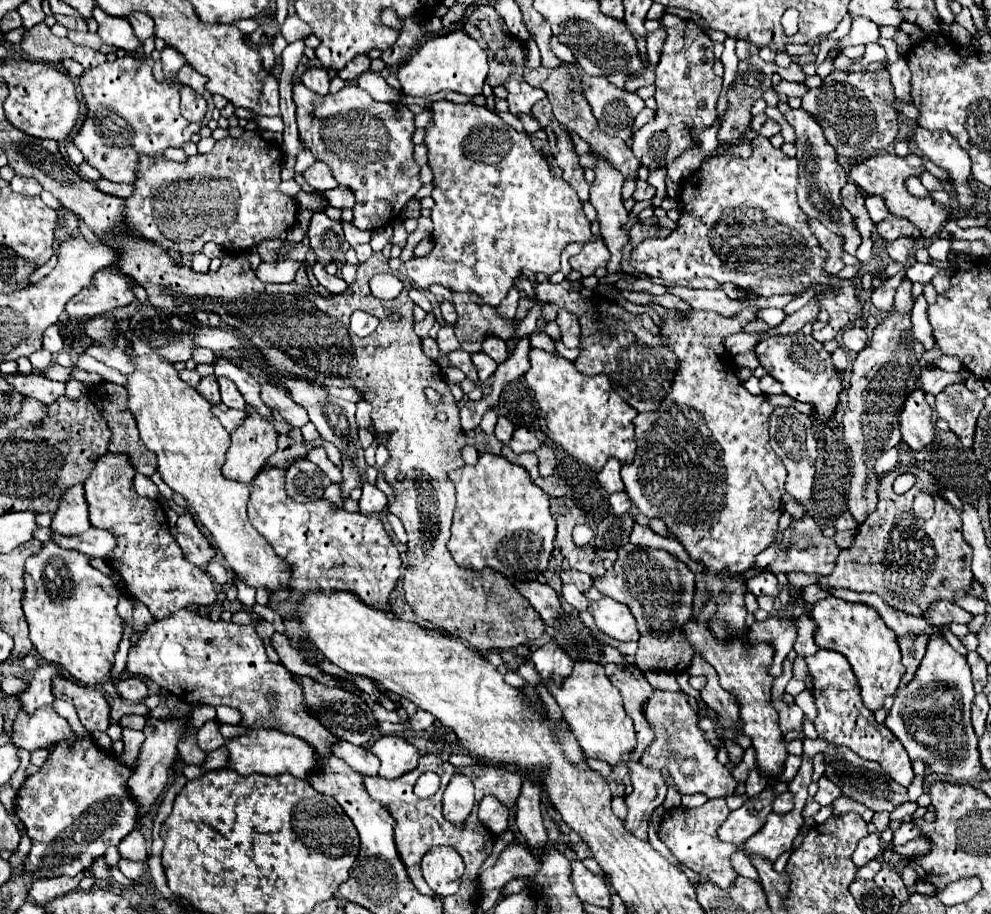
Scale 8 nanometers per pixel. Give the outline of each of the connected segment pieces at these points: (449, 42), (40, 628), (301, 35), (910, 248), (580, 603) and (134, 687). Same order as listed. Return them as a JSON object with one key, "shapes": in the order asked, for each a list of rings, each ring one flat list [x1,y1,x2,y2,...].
{"shapes":[[[459,29,447,35,437,35,435,39,429,39,427,43,419,45,405,61,397,65,395,75,401,81,405,95,429,97,437,91,451,89,451,91,473,97,481,93,481,87,487,79,487,71,489,71,487,53]],[[55,541,43,543,41,551,37,555,31,555,25,561,23,579,25,579,23,611,29,623,31,643,35,645,37,653,45,661,59,665,67,675,75,677,75,681,83,685,97,685,101,681,109,681,111,679,109,671,113,667,113,655,117,651,117,645,123,633,123,621,115,609,119,601,119,593,115,585,111,583,111,579,91,565,89,555,63,549]],[[287,15,285,23,281,25,281,33,287,41,297,41,297,39,305,39,311,31,309,31,309,25,305,21,301,21,297,15]],[[895,239,887,243,887,253,893,261,899,261,907,265,911,261,911,255,915,251,915,241,913,239]],[[563,585,563,599,575,607,575,611,587,611,587,597,575,585]],[[129,677,129,679,123,679,119,681,117,685,117,691,123,699,129,699,129,701,139,701,139,699,145,699,147,697,147,683,145,679,137,679,137,677]]]}

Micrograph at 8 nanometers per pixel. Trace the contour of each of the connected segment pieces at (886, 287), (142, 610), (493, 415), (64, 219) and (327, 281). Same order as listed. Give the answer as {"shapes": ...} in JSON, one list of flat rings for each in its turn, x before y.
{"shapes":[[[899,273,899,275,895,275,895,277,887,279,881,287,877,287,877,289,873,291,871,303,875,305,875,309,877,309,877,311,881,311,881,313,891,311,891,307,893,307,893,295,895,295,895,291,897,291,899,283,901,283,901,277,903,277,903,273]],[[139,603,139,607,133,607,135,613,133,613,133,619,135,619,135,625,133,625,133,633,135,631,143,631,145,623,149,623,153,617,149,613,149,609,145,607,145,603]],[[495,405,493,409,489,409,485,415,483,415,483,419,481,419,481,429,485,431,485,433,493,433,493,427,495,427,495,423,497,423,497,407,499,405]],[[61,207,57,213,61,215,61,219,57,219,57,227,55,227,55,231,53,231,53,233,55,233,55,245,57,245,57,247,61,247,61,243,63,243,69,235,79,235,79,237,83,237,81,231,79,231,79,219,77,219,77,215,75,215,73,211]],[[315,263,315,265,313,265,313,275,317,277,319,285,323,285,327,291,341,293,341,291,347,289,347,283,345,283,341,277,337,277,337,275,329,275,321,263]]]}

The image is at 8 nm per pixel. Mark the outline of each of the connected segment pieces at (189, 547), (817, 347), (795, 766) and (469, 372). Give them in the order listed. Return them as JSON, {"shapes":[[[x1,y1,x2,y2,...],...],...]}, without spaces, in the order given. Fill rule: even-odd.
{"shapes":[[[189,513,181,515,177,521,177,543,183,549,185,559,191,561,193,565,205,567,215,557,215,549,201,535,201,531,197,529,197,525]],[[793,333,787,337,765,335,761,343,755,347,755,355,759,357,761,365,769,371,769,375,783,385,783,391,789,397,813,407,811,415,813,421,825,425,835,417,835,409,839,405,839,393,843,389,843,373,835,369,831,353,825,351,825,347,819,341,803,333]],[[789,755,787,757,787,761,785,761,785,769,783,769,783,773,779,775,779,781,785,781,785,783,789,783,795,775,797,775,797,771,801,769,801,755]],[[457,349,457,351,451,351,447,357,449,357,449,361,451,361,453,367,459,367,469,379,477,381,477,371,475,371,475,367,473,367,473,363,471,363,471,355,469,355,469,353]]]}

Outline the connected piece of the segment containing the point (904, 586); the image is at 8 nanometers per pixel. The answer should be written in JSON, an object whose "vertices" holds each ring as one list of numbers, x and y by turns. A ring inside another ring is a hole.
{"vertices":[[899,467,891,473,885,473,881,477,879,505,875,509,875,513,871,513,865,519,865,523,859,525,853,545,839,553,833,573,821,577,817,583,821,587,827,587,827,589,849,589,849,591,857,591,857,593,875,593,889,607,903,611,903,613,917,615,917,617,921,617,925,613,925,609,929,609,935,601,941,601,941,599,955,601,957,597,965,597,969,583,971,583,971,547,965,543,965,539,961,535,959,513,953,509,951,503,947,503,945,499,939,499,939,497,935,497,935,515,929,521,915,519,913,513,911,513,913,497,919,491,923,491,923,489,935,491,929,485,929,477,931,475,923,469,919,469,919,467],[901,473,913,473,917,477,917,483,905,495,895,495,893,493,893,481]]}

